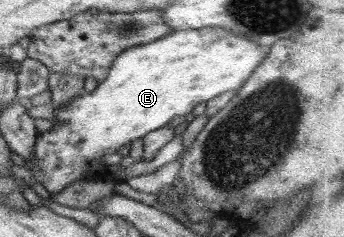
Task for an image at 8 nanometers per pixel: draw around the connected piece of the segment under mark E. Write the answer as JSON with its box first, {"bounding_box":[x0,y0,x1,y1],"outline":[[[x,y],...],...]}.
{"bounding_box":[24,26,266,195],"outline":[[[217,26],[177,30],[143,46],[131,46],[113,59],[107,77],[93,91],[83,92],[55,107],[53,128],[36,135],[32,162],[25,162],[24,167],[31,171],[35,182],[41,184],[49,195],[61,192],[65,186],[73,184],[73,180],[112,181],[106,164],[101,162],[102,156],[114,154],[119,146],[142,139],[148,133],[166,126],[175,116],[187,116],[189,112],[198,111],[207,100],[222,92],[240,88],[251,76],[253,69],[264,60],[266,50],[249,38],[231,34],[229,30]]]}

